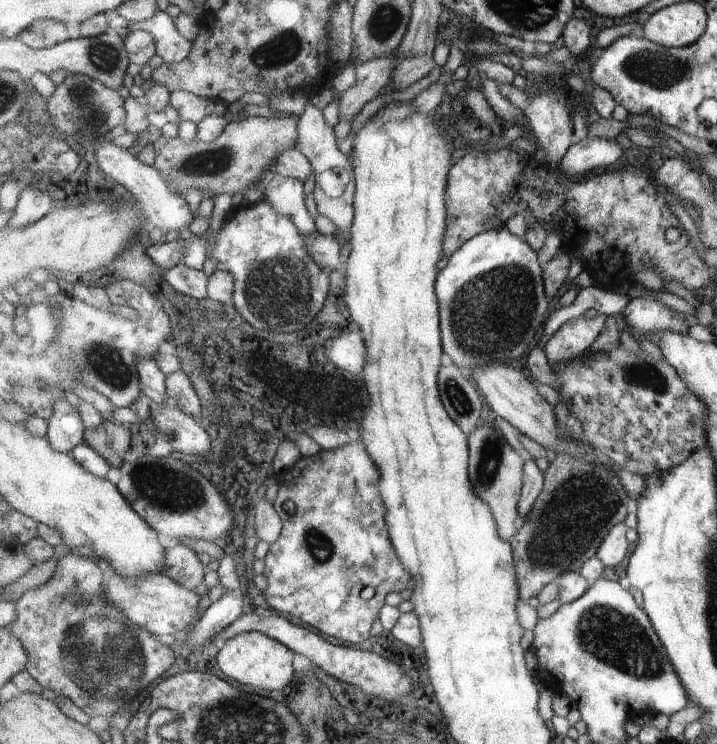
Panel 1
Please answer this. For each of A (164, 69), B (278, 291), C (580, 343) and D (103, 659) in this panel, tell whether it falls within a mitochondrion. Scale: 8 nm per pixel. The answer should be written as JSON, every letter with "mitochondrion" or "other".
{"A":"other","B":"mitochondrion","C":"other","D":"mitochondrion"}

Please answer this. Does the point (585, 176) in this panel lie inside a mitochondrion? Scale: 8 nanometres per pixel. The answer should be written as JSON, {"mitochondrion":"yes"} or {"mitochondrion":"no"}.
{"mitochondrion":"no"}

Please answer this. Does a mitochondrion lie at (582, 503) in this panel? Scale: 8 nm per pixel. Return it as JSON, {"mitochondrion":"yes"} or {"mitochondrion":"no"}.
{"mitochondrion":"yes"}

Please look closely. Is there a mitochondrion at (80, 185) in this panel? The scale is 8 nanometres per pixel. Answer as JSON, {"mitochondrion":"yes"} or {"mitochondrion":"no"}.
{"mitochondrion":"no"}

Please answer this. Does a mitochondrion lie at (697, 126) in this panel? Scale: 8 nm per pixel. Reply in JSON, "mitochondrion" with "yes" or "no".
{"mitochondrion":"no"}

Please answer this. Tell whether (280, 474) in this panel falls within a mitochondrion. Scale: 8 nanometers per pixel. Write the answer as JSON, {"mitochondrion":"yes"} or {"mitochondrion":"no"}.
{"mitochondrion":"no"}

